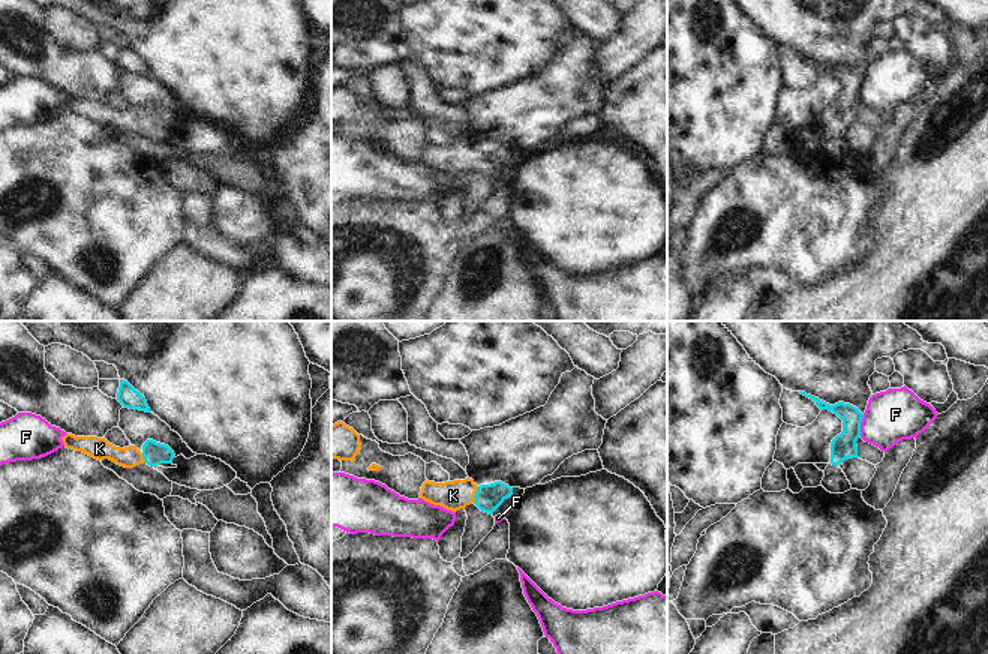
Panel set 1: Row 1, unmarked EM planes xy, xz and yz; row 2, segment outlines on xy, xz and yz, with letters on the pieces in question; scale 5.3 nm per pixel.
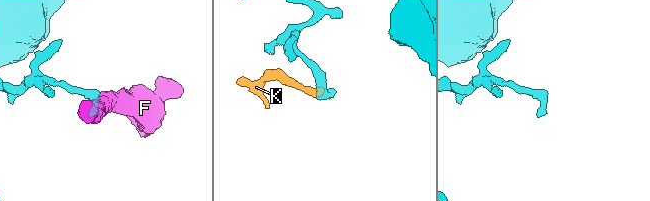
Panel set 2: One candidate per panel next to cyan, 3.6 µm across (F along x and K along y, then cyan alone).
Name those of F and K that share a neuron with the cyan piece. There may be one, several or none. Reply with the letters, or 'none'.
K

